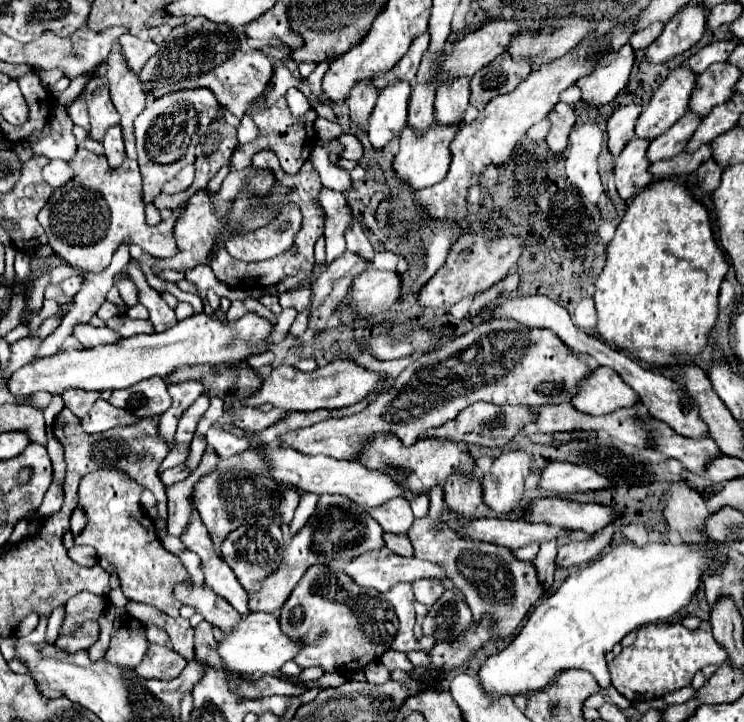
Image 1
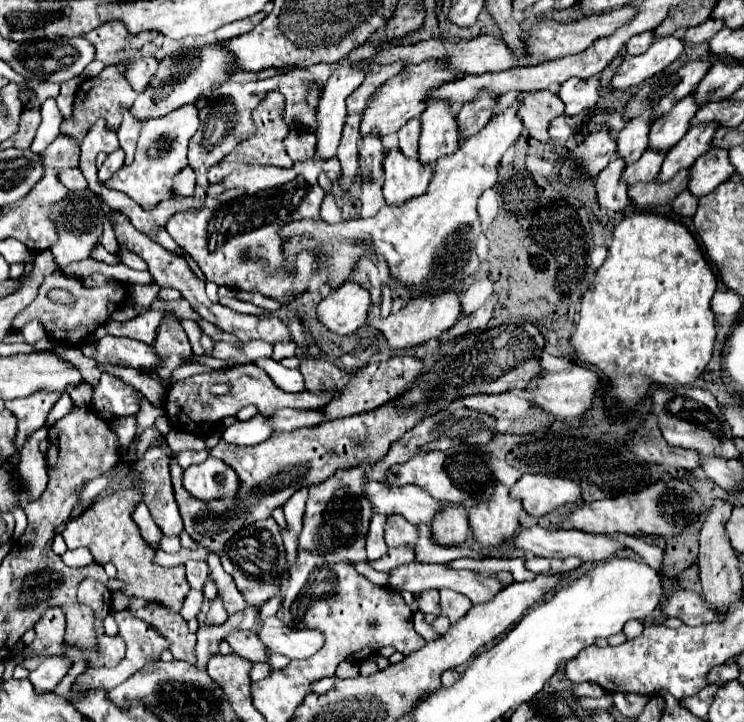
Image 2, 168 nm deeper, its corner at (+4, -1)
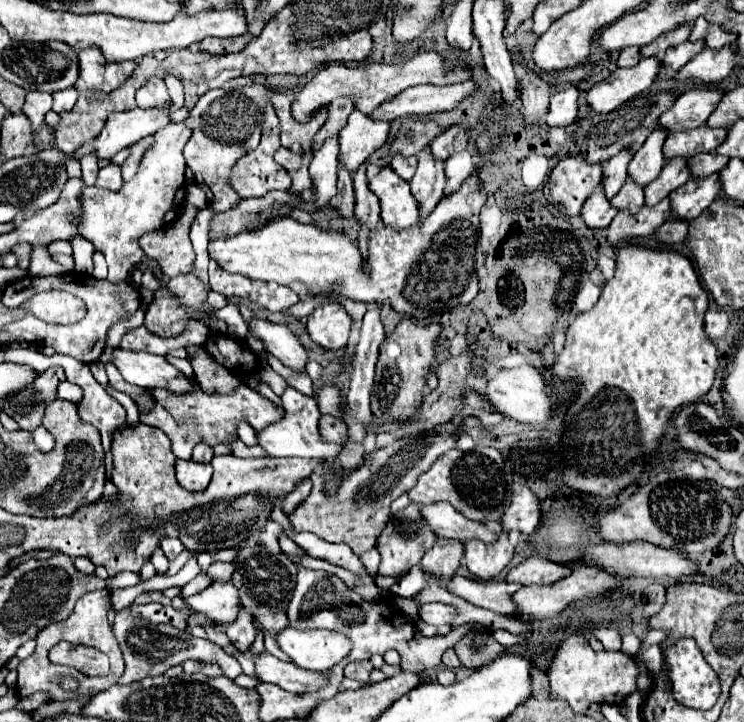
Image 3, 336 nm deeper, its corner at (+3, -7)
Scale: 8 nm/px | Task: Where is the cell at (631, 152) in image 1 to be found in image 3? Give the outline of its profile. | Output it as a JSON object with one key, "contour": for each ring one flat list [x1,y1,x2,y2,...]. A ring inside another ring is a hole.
{"contour":[[598,187,598,191,594,191,594,195,590,195,590,199,586,199,586,203,582,205,582,219,590,229,604,229,610,225,610,221,616,217,616,209,610,205,610,201,606,201,602,187]]}

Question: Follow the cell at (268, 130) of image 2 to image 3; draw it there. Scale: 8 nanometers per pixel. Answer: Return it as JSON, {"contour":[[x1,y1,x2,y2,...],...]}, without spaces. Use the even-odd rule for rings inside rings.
{"contour":[[268,105,266,111,264,111,262,141,260,141,260,145,254,151,250,151,250,155,244,155,234,165,234,171,232,171,232,187,240,195,244,195,244,197,262,197,262,195,266,195,268,191,274,191,274,189,282,189,282,191,288,189,290,183,292,183,292,179,290,179,288,171,274,161,274,153,278,149,280,149,280,121,278,121,272,105]]}

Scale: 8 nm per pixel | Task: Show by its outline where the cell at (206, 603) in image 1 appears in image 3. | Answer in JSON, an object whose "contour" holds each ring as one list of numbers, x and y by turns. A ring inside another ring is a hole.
{"contour":[[270,653,254,657,254,665,256,665,256,675,262,683,280,685,290,693,306,693,326,687,326,673,298,669,296,663,280,661]]}

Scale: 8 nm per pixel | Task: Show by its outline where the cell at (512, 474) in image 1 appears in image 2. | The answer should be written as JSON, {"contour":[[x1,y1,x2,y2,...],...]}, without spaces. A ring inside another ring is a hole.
{"contour":[[495,481,493,497,489,497,489,501,479,501,469,511,475,539,487,549,509,541,519,525,519,513,521,501,509,497,509,489,501,481]]}

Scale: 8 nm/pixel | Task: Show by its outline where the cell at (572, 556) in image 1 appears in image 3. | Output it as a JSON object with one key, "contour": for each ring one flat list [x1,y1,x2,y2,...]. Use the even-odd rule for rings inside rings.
{"contour":[[530,557,524,563,512,567,506,581,516,581,522,585,552,585,570,573,572,567,568,565,558,565,542,557]]}

